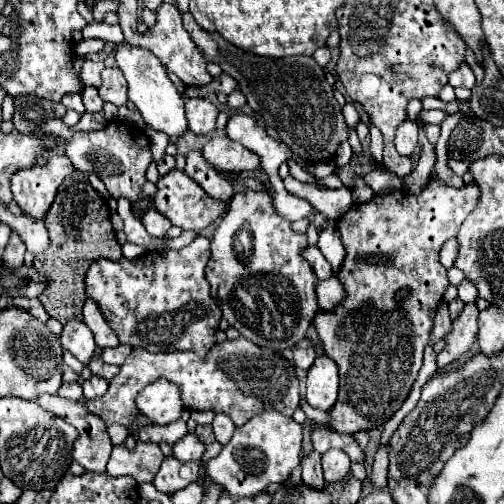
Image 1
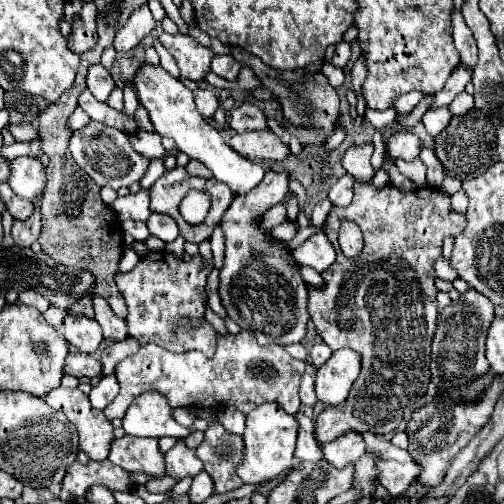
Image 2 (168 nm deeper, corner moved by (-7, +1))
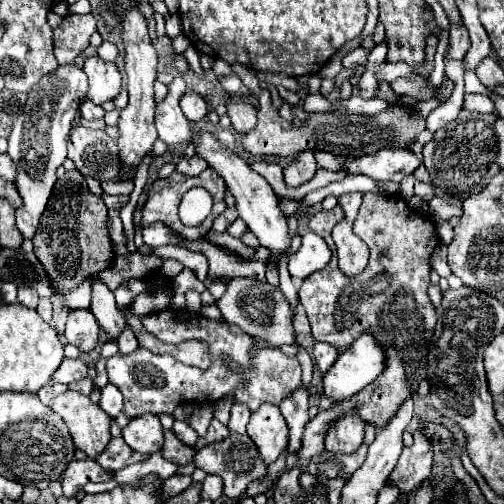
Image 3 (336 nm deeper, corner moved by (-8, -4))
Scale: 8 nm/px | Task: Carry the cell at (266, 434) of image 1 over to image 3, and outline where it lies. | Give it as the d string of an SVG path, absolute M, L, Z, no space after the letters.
M264 403L252 413L248 423L248 435L256 443L264 463L272 463L280 457L282 449L288 445L288 425L278 407Z

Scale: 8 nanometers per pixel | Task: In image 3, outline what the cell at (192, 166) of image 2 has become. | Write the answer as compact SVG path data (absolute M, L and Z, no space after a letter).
M180 155L180 161L176 163L176 171L184 173L188 177L200 175L206 167L208 167L208 163L202 157L184 157L184 155Z

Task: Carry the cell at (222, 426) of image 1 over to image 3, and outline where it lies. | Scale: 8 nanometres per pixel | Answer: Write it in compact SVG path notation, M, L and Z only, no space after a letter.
M234 403L232 405L232 417L230 417L230 423L228 423L230 431L234 431L234 433L246 433L248 419L250 419L250 409L246 405Z

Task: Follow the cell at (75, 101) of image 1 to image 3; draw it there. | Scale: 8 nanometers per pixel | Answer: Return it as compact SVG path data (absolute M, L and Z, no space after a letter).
M86 99L86 101L80 105L80 115L82 115L82 119L92 121L92 119L100 119L100 117L104 117L106 113L104 113L104 109L102 109L100 105L92 105L92 101Z

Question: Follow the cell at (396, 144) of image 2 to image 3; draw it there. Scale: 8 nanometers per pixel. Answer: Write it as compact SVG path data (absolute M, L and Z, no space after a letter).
M380 149L374 155L364 155L348 161L342 171L346 171L346 175L366 175L376 181L400 183L406 175L412 175L418 165L420 159L412 151Z

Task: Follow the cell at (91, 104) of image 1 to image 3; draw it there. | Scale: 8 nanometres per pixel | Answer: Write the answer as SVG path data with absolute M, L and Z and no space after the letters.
M98 55L84 61L84 73L88 75L90 89L88 99L96 105L102 105L108 99L114 99L122 87L122 75L114 63L102 61Z

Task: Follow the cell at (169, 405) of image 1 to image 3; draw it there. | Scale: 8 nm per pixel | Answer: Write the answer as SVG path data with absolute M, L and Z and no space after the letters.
M146 413L146 415L132 419L130 425L122 429L122 437L130 449L144 453L144 455L152 455L162 449L164 429L156 415Z

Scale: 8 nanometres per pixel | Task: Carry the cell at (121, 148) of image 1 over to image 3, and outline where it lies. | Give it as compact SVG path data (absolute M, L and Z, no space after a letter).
M76 125L68 139L68 159L74 161L82 175L96 177L100 181L120 181L122 177L116 141L110 139L104 131Z

